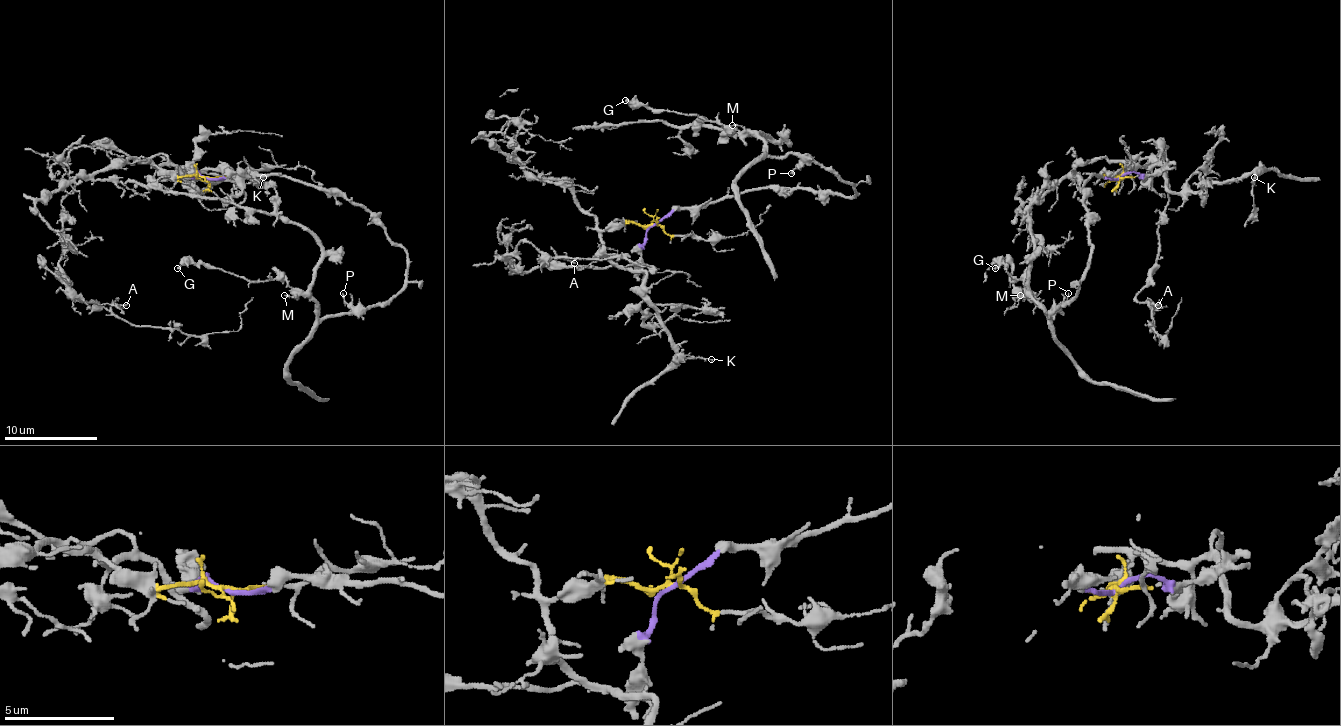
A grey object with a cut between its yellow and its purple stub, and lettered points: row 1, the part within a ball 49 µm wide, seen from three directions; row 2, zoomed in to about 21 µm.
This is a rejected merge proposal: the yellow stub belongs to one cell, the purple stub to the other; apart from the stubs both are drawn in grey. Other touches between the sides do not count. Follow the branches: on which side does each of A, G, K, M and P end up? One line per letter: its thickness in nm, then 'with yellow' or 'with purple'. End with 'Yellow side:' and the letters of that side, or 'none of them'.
A: 140 nm thick; with yellow
G: 240 nm thick; with purple
K: 140 nm thick; with yellow
M: 140 nm thick; with purple
P: 80 nm thick; with purple
Yellow side: A, K

